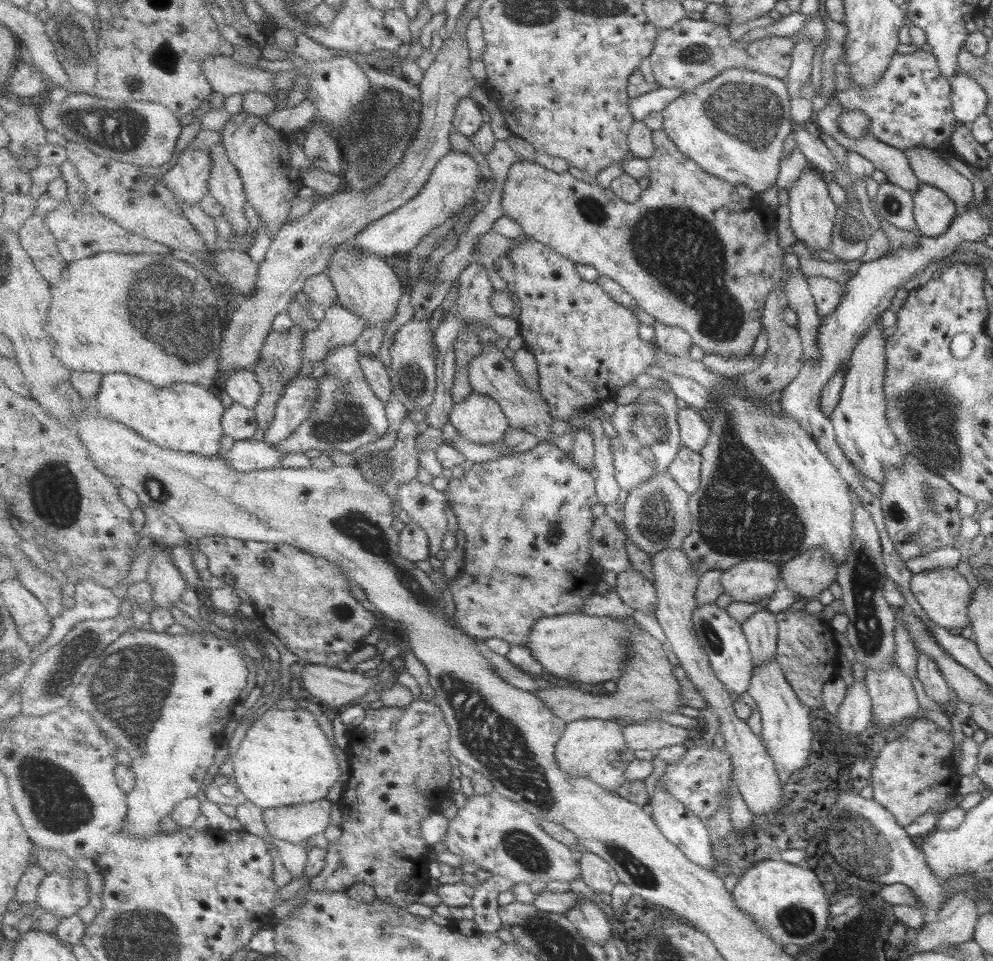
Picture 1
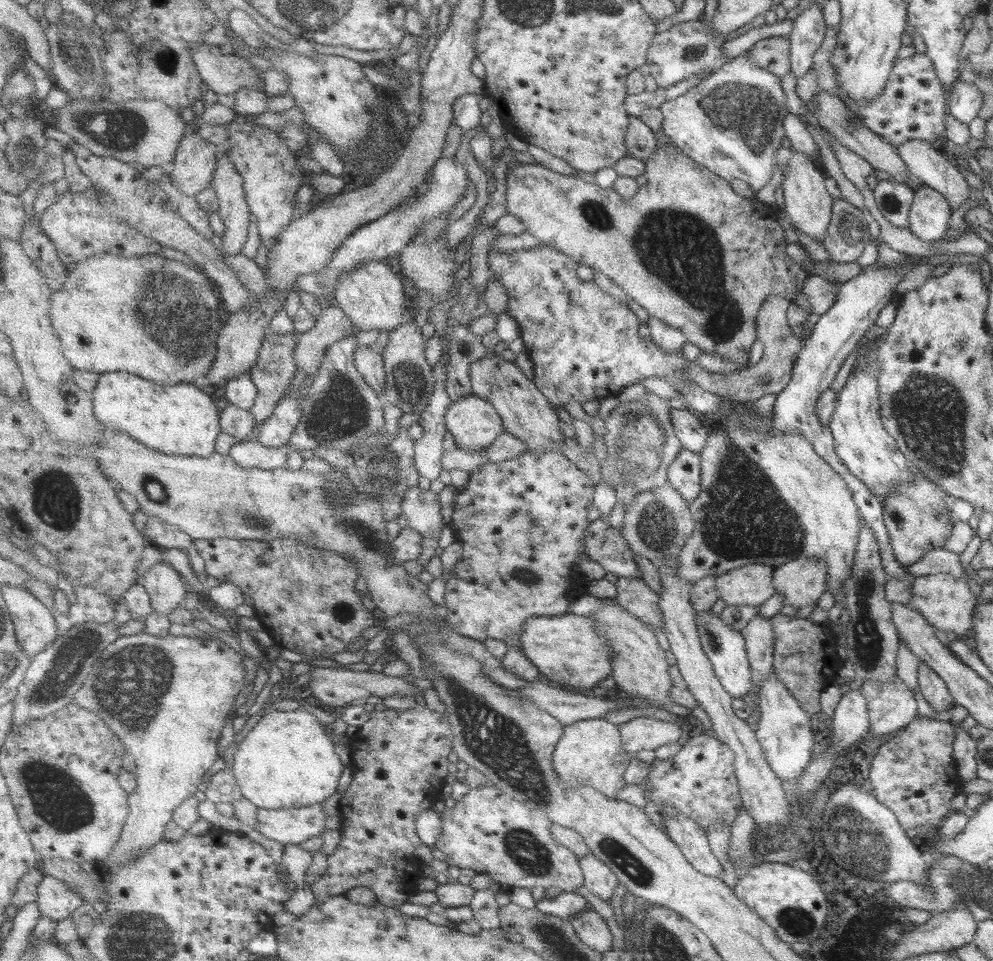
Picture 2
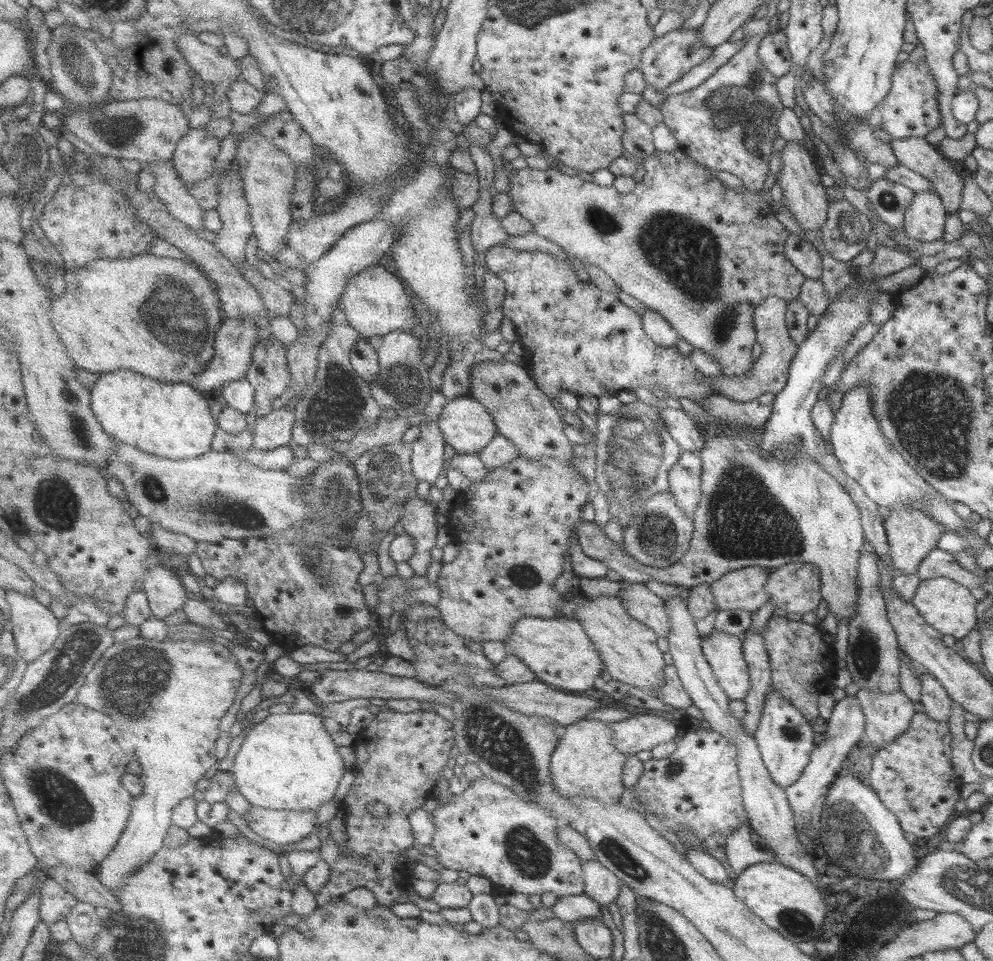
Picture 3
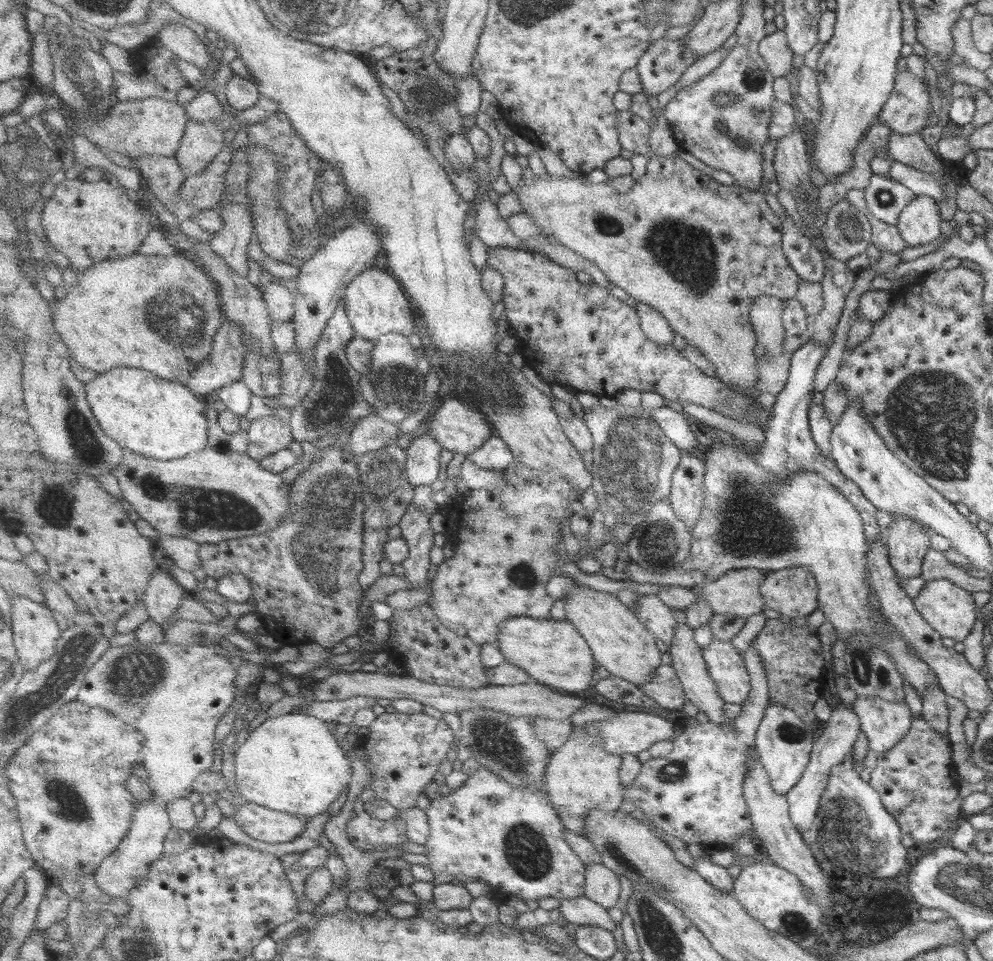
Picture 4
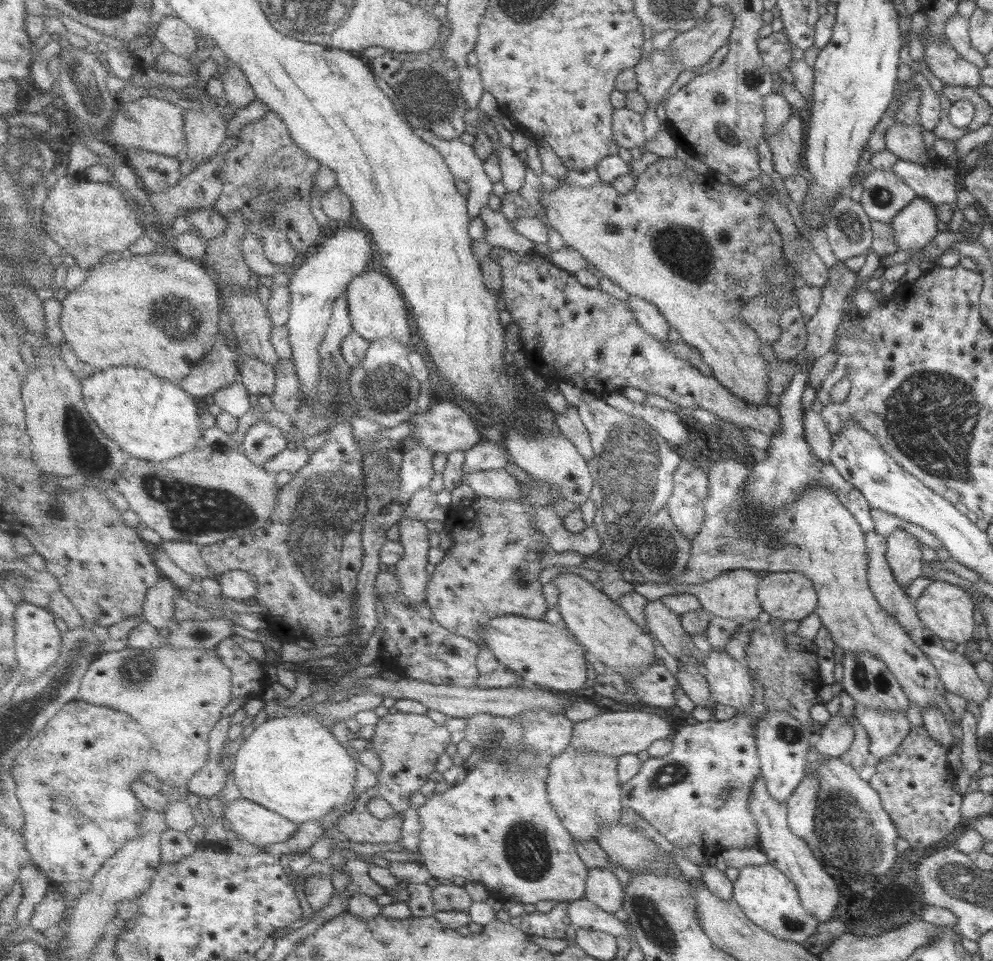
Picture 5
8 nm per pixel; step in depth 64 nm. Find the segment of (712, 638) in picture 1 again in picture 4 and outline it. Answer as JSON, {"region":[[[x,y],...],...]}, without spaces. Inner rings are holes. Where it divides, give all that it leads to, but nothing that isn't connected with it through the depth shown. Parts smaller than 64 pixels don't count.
{"region":[[[712,640],[702,654],[724,702],[744,704],[750,696],[751,677],[735,644],[731,640]]]}

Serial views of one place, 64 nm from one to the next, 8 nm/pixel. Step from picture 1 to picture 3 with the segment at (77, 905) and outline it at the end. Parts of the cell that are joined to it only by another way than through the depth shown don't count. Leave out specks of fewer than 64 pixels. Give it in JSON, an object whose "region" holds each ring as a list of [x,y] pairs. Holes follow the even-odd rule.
{"region":[[[45,876],[41,884],[42,887],[42,902],[41,916],[43,922],[53,925],[61,920],[67,919],[80,903],[79,898],[76,898],[72,891],[67,887],[62,886],[56,879]]]}

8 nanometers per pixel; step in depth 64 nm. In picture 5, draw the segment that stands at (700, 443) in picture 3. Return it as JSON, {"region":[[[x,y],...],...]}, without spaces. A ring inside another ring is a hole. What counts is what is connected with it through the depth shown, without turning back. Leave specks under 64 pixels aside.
{"region":[[[622,390],[612,391],[603,397],[618,410],[644,419],[664,435],[672,445],[682,447],[685,443],[690,442],[690,432],[686,428],[685,418],[678,412],[651,406],[643,400],[630,400],[628,396],[624,396]]]}

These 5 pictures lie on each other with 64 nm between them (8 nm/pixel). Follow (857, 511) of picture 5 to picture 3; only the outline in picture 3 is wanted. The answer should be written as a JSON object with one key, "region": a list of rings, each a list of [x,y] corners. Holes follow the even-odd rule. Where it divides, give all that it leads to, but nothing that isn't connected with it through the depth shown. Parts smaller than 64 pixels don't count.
{"region":[[[876,274],[862,275],[863,282],[858,277],[856,284],[852,284],[848,290],[844,290],[840,294],[840,298],[836,302],[829,304],[827,310],[820,318],[820,322],[816,326],[814,332],[804,340],[801,345],[798,345],[798,350],[792,359],[789,368],[789,377],[786,386],[775,397],[773,402],[773,410],[770,417],[765,422],[765,426],[759,434],[760,448],[764,450],[764,458],[774,458],[778,448],[788,448],[788,446],[802,446],[804,454],[808,454],[824,472],[828,472],[854,501],[854,504],[859,508],[861,515],[861,524],[865,533],[865,540],[872,546],[872,549],[878,555],[878,559],[891,566],[889,560],[889,547],[887,544],[887,533],[883,526],[883,510],[870,500],[864,489],[856,480],[850,478],[840,466],[838,458],[834,456],[834,450],[830,442],[824,440],[824,436],[818,434],[814,420],[812,420],[812,409],[814,403],[824,394],[824,375],[828,370],[828,365],[831,365],[837,355],[844,354],[846,345],[860,327],[869,324],[870,310],[868,305],[870,301],[876,299],[878,293],[882,290],[877,281],[881,278],[876,277]]]}

